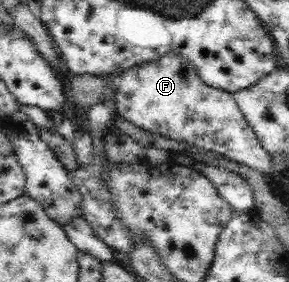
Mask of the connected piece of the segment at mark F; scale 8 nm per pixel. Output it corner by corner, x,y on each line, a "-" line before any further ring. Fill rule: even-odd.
167,53
158,61
127,69
117,79
116,90
116,113
135,127
225,155
263,174
273,172
271,156
247,123
233,93
203,83
183,55

